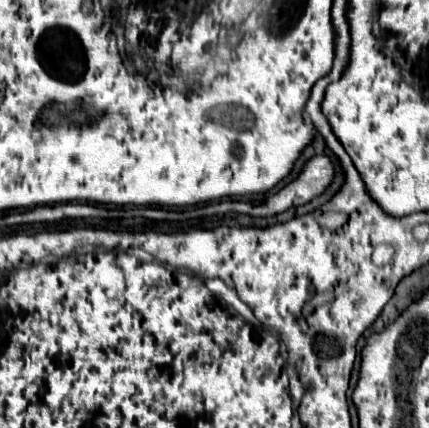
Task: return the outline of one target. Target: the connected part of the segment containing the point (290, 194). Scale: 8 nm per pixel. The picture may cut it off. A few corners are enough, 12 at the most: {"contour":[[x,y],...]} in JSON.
{"contour":[[312,158],[278,192],[272,214],[308,204],[332,184],[332,158]]}

